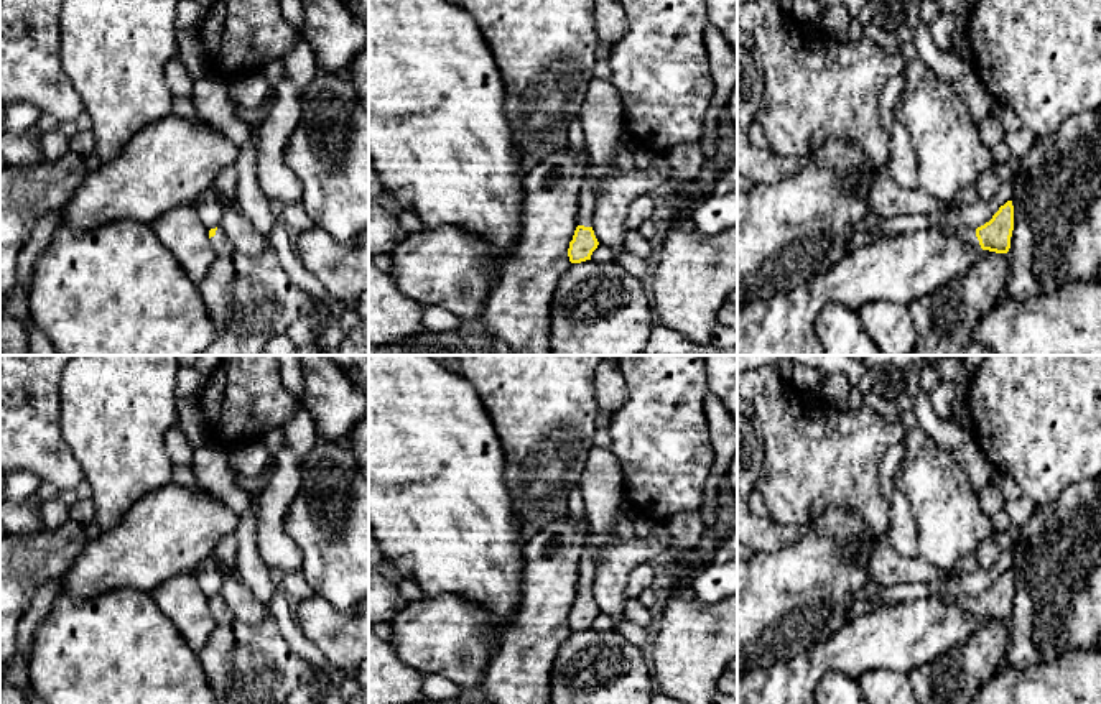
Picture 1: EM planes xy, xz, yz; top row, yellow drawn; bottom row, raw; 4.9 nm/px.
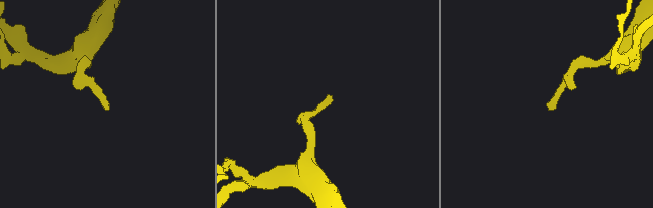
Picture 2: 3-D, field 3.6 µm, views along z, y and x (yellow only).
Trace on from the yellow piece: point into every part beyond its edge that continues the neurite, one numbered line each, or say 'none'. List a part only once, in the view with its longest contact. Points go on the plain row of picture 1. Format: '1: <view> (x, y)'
1: yz (966, 604)

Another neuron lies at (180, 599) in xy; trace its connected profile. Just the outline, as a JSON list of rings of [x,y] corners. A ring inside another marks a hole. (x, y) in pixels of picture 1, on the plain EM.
[[[191,574],[176,576],[150,592],[161,614],[178,628],[181,638],[194,651],[201,653],[217,625],[209,609],[209,599],[202,594]]]

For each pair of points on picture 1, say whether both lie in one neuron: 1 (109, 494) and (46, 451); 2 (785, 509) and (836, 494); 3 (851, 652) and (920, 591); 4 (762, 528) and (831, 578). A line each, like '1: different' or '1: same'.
1: different
2: same
3: different
4: different

